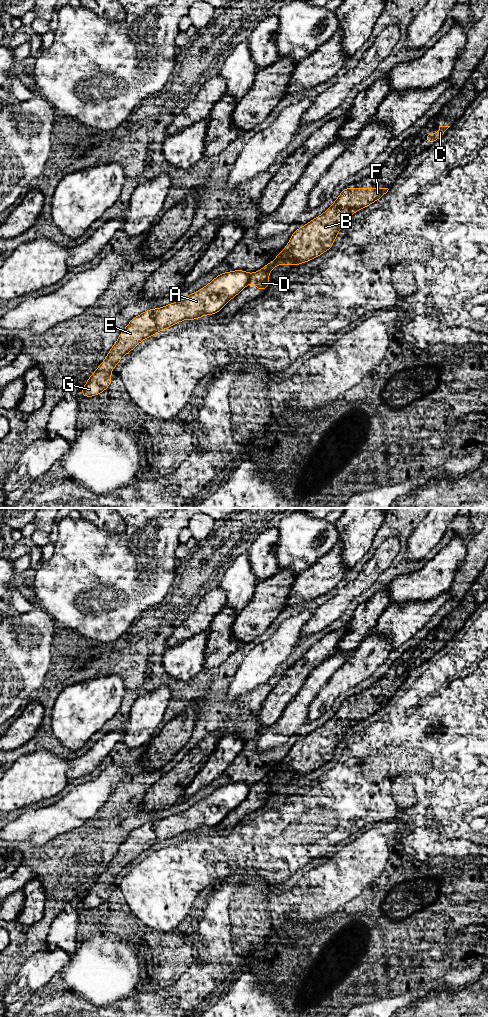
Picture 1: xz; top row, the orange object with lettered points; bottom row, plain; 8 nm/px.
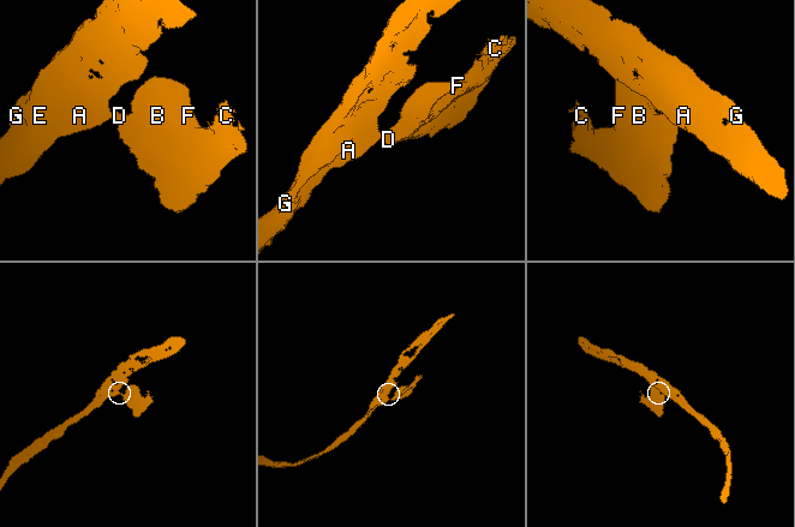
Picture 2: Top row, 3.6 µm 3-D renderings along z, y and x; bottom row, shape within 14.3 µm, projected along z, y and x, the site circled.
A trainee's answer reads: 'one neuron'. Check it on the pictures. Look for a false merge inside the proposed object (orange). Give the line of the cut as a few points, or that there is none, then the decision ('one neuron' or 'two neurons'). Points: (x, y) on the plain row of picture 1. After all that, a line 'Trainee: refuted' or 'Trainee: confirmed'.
cut in xz along (251, 786), (248, 794); two neurons
Trainee: refuted

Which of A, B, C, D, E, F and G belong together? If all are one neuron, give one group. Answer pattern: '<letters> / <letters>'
A E G / B C D F

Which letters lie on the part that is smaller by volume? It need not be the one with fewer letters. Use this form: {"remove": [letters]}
{"remove": ["B", "C", "D", "F"]}

